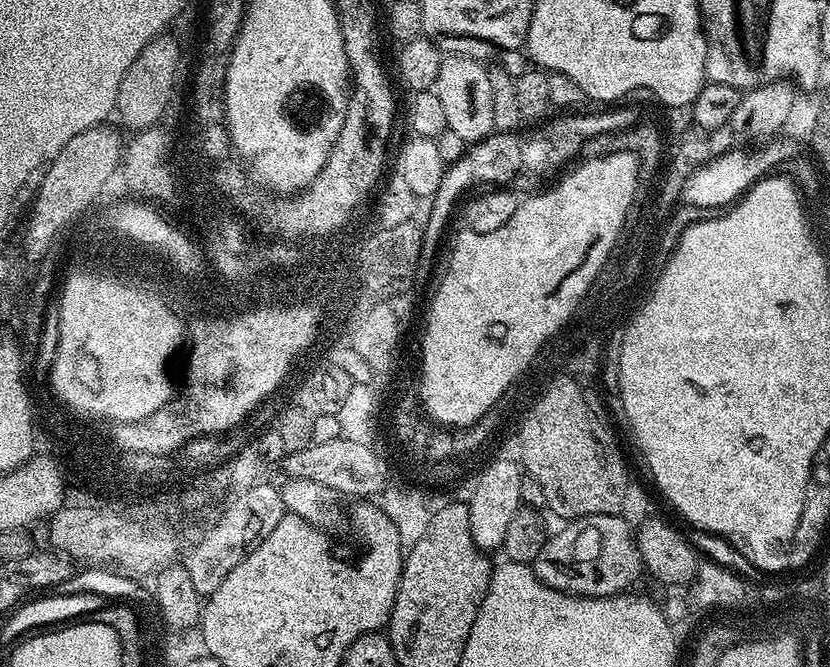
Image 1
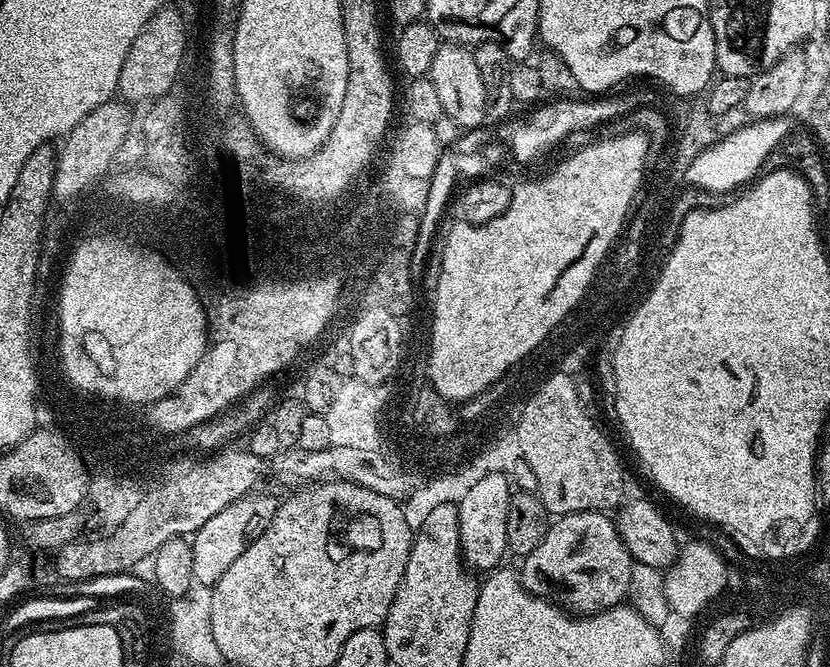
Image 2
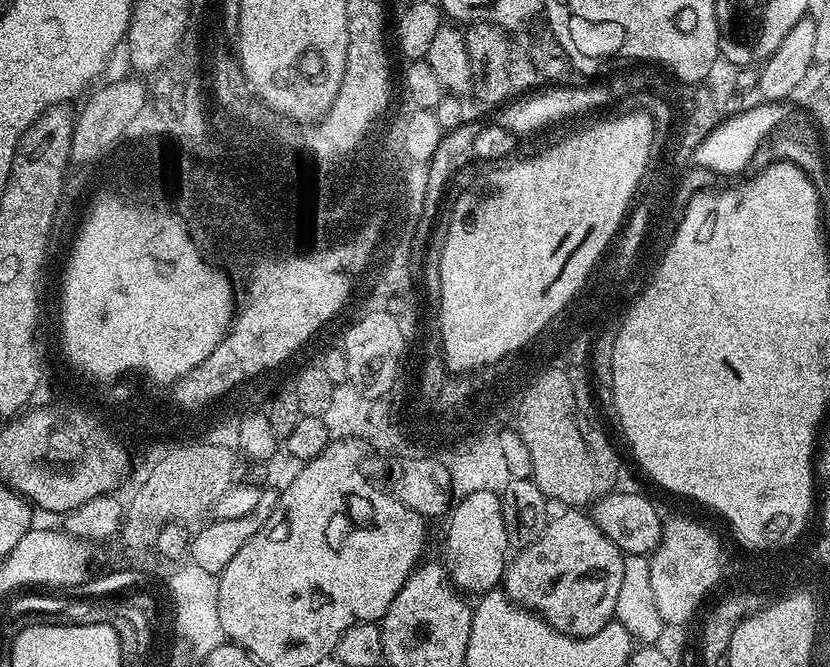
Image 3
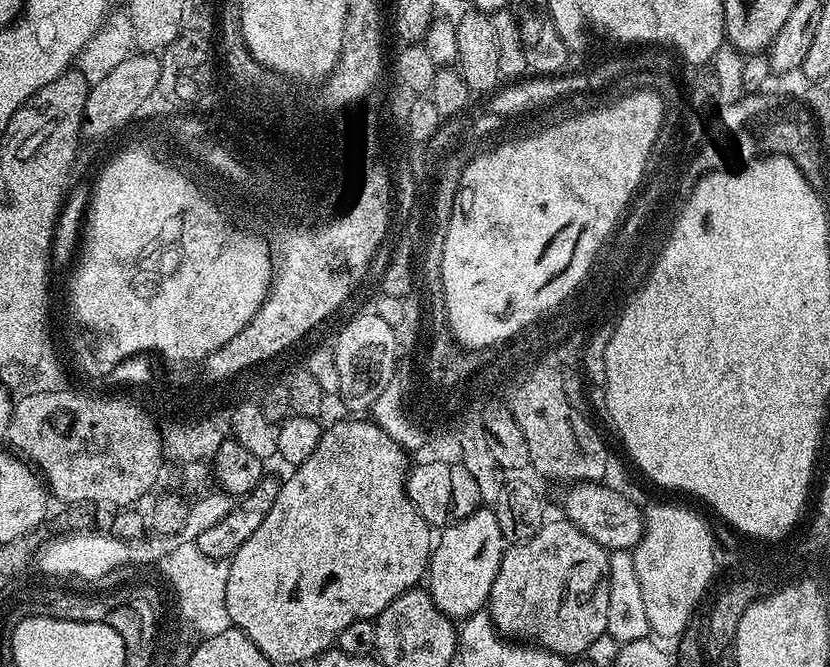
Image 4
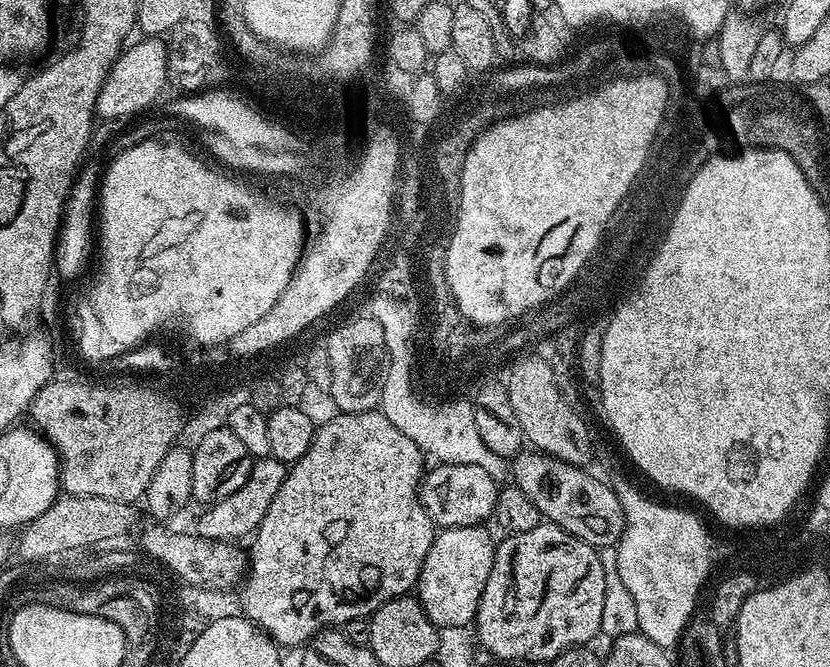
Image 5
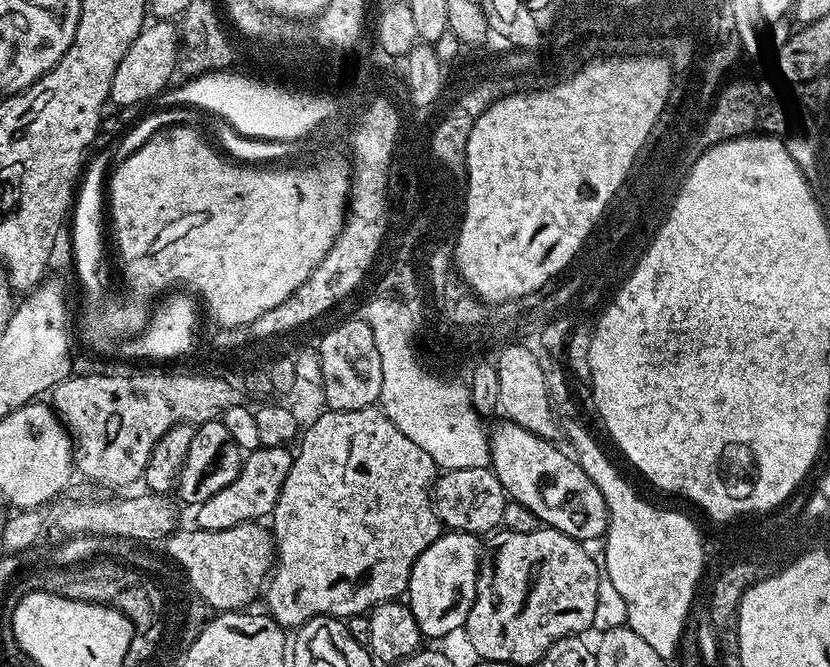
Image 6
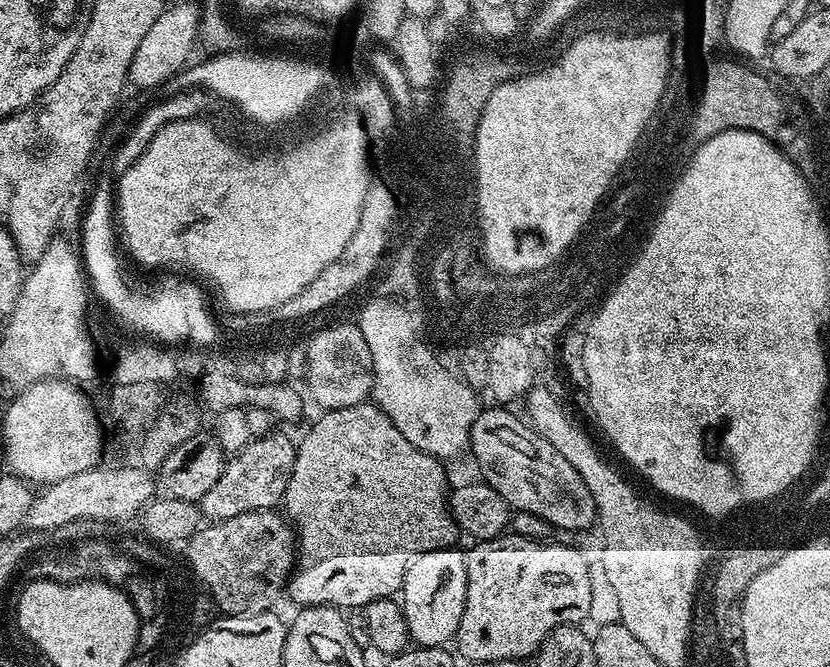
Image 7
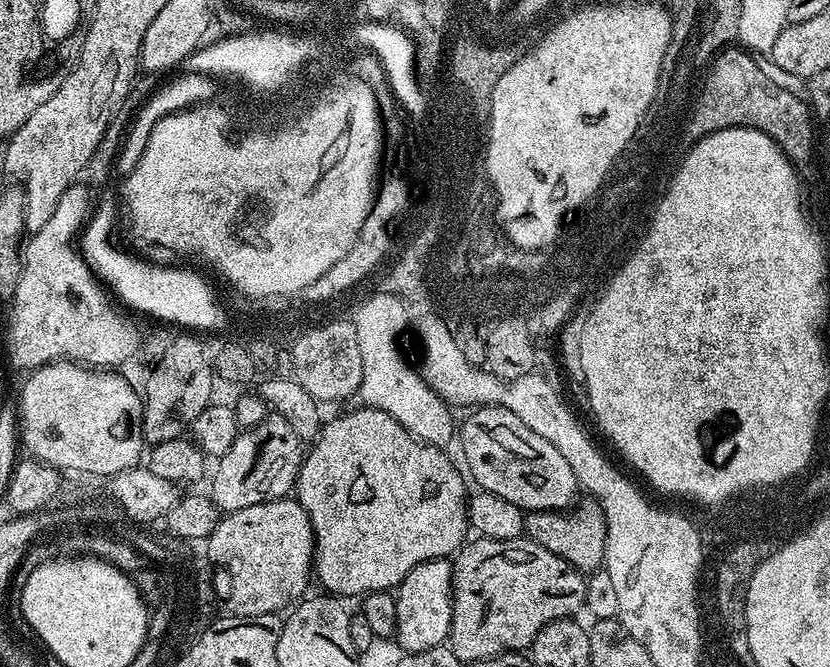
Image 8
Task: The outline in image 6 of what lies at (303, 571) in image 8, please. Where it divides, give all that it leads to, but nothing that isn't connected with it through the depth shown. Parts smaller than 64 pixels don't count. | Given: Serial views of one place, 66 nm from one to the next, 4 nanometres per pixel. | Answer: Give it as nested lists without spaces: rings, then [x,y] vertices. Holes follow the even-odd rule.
[[[263,523],[239,524],[230,526],[230,530],[202,530],[193,527],[192,532],[176,530],[167,537],[171,552],[175,553],[178,564],[187,573],[191,573],[192,583],[200,589],[208,600],[211,600],[220,609],[221,613],[232,612],[232,606],[237,605],[241,610],[247,609],[248,604],[255,596],[261,595],[266,581],[276,562],[276,542],[272,533]]]

